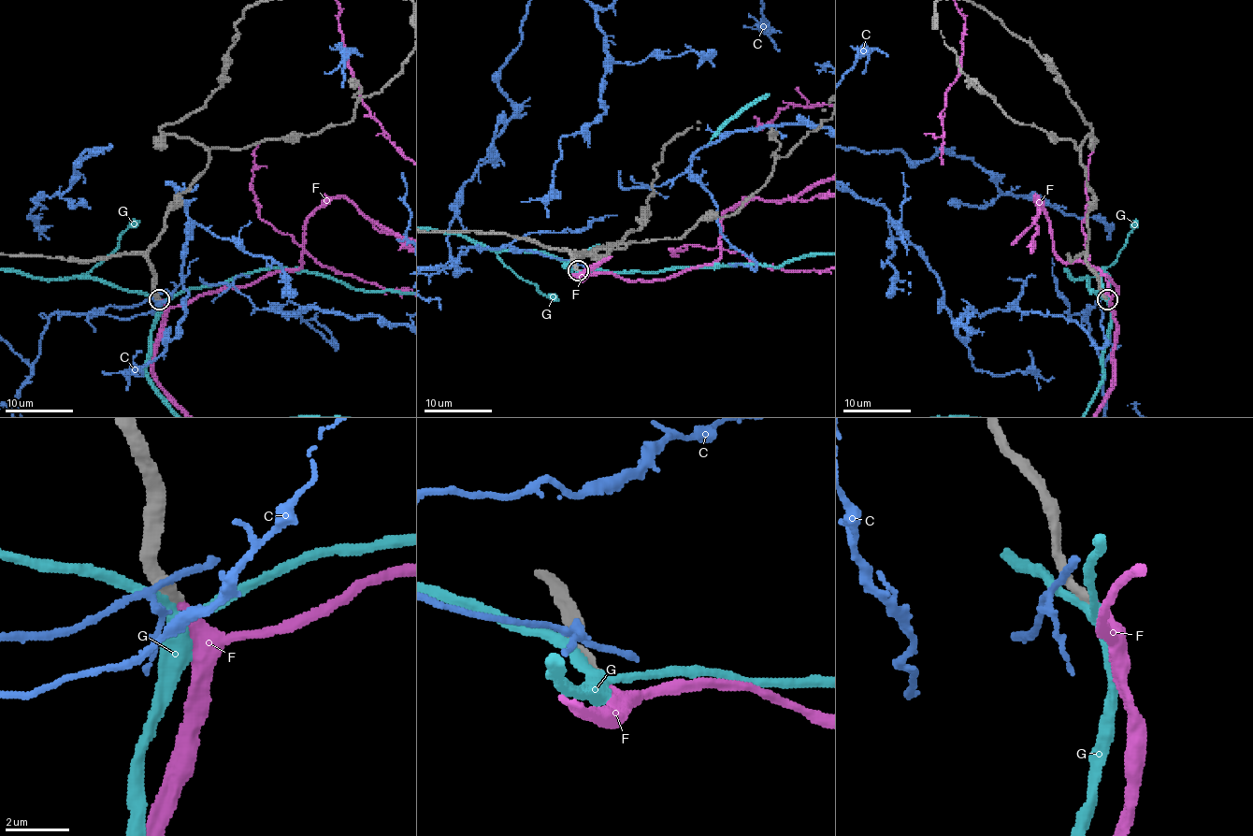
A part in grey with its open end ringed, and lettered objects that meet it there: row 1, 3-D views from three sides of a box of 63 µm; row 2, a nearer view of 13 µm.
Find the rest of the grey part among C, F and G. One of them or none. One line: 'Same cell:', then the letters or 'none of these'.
Same cell: F

